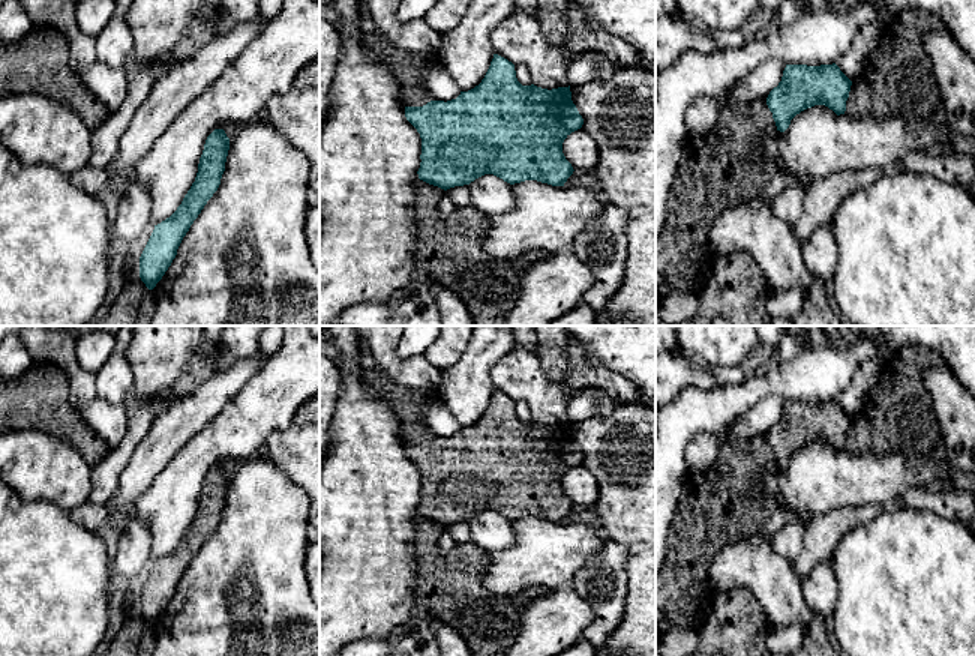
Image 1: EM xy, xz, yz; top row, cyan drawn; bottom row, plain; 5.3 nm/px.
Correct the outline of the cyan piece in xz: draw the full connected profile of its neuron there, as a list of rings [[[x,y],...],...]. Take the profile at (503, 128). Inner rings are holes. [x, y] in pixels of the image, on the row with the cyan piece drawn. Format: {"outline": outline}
{"outline": [[[494,54],[478,86],[447,102],[405,107],[405,117],[422,138],[418,179],[444,191],[470,185],[484,174],[510,185],[537,180],[564,186],[574,170],[562,153],[562,143],[584,125],[572,101],[570,86],[552,90],[522,86],[514,65],[498,54]]]}

